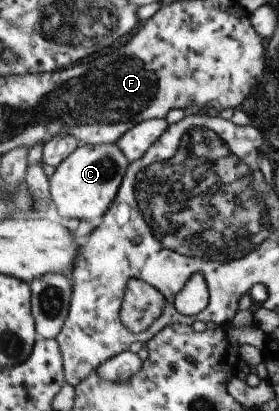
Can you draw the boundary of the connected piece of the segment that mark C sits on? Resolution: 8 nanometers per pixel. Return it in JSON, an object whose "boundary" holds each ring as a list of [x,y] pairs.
{"boundary":[[[117,143],[82,144],[62,165],[55,168],[50,179],[51,194],[58,214],[85,221],[102,218],[116,202],[130,164],[127,155]]]}

